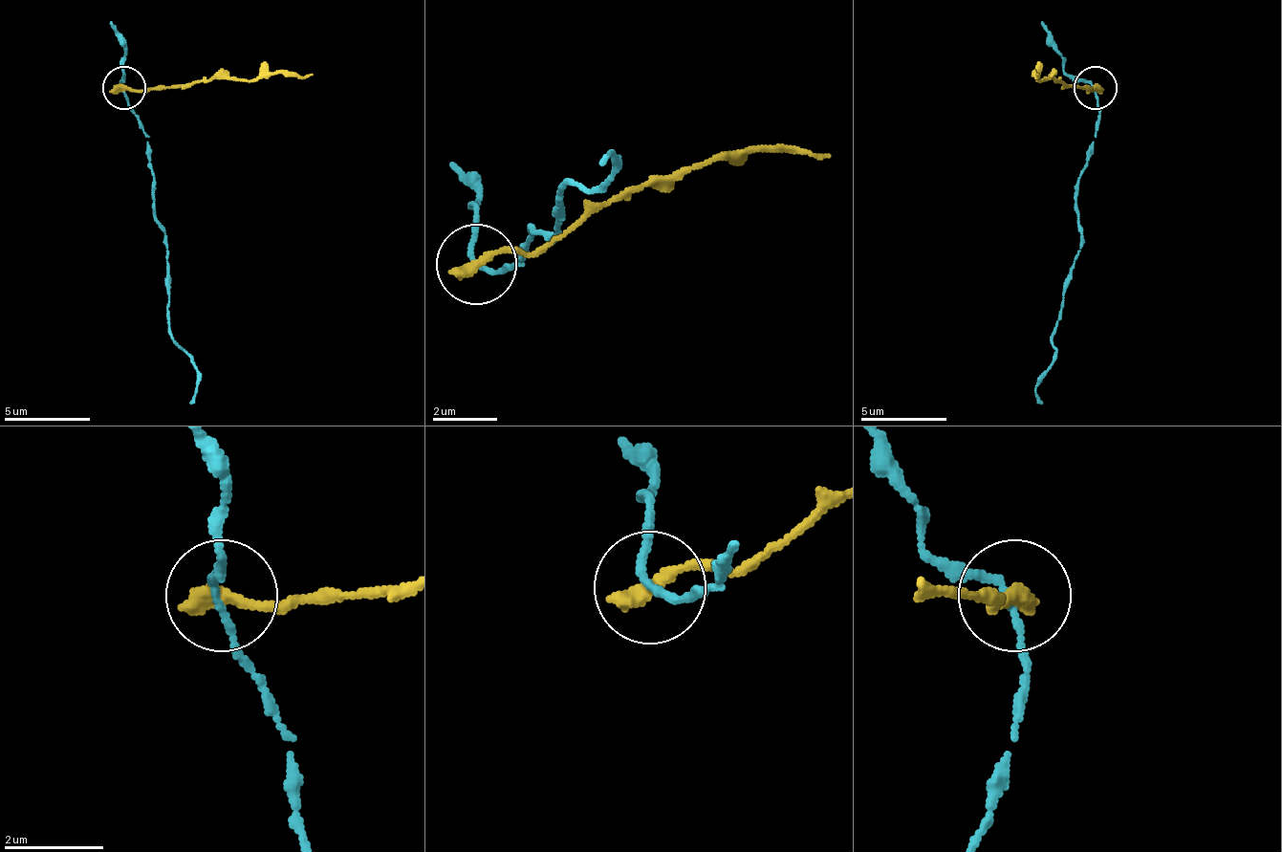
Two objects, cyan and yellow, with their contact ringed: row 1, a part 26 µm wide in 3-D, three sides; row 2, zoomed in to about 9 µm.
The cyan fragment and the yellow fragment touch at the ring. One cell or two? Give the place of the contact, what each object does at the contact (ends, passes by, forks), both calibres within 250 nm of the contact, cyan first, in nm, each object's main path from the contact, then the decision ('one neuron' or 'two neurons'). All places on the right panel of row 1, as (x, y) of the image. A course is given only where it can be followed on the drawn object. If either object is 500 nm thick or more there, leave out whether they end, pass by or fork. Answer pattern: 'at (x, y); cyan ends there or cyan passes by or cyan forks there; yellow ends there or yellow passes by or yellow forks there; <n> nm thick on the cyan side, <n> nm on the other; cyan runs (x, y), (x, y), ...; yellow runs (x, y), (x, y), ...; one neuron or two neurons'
at (1096, 87); cyan passes by; yellow ends there; 140 nm thick on the cyan side, 400 nm on the other; cyan runs (1092, 86), (1100, 112), (1075, 198), (1079, 253), (1053, 336), (1053, 361), (1036, 387), (1040, 404); yellow runs (1097, 86), (1088, 91), (1053, 77), (1040, 77), (1036, 74); two neurons

